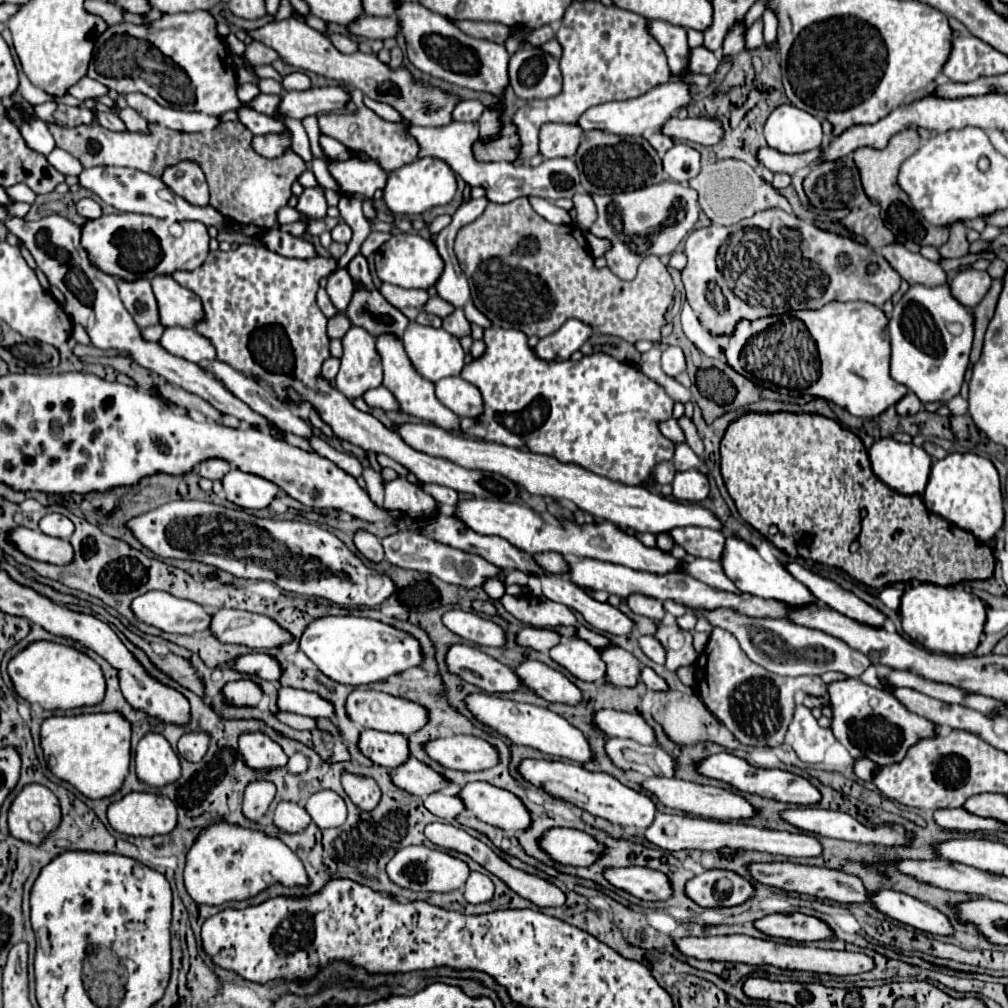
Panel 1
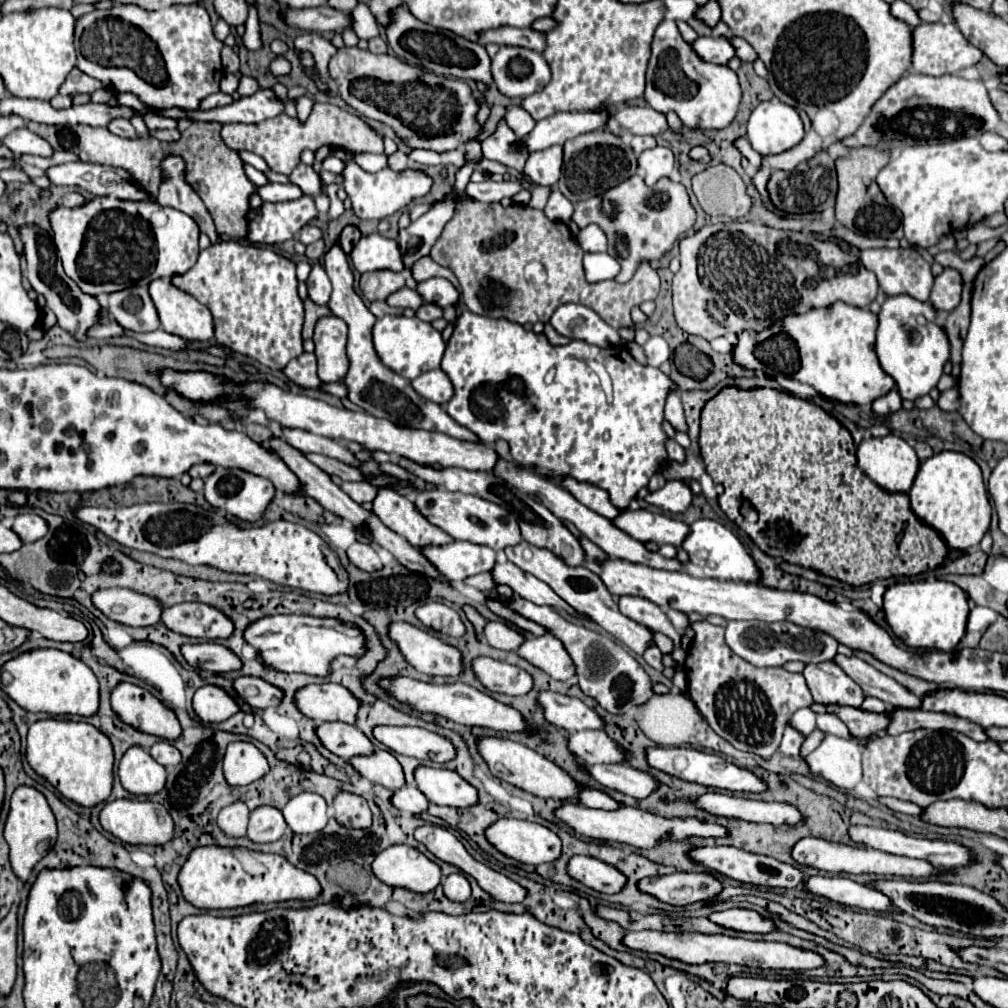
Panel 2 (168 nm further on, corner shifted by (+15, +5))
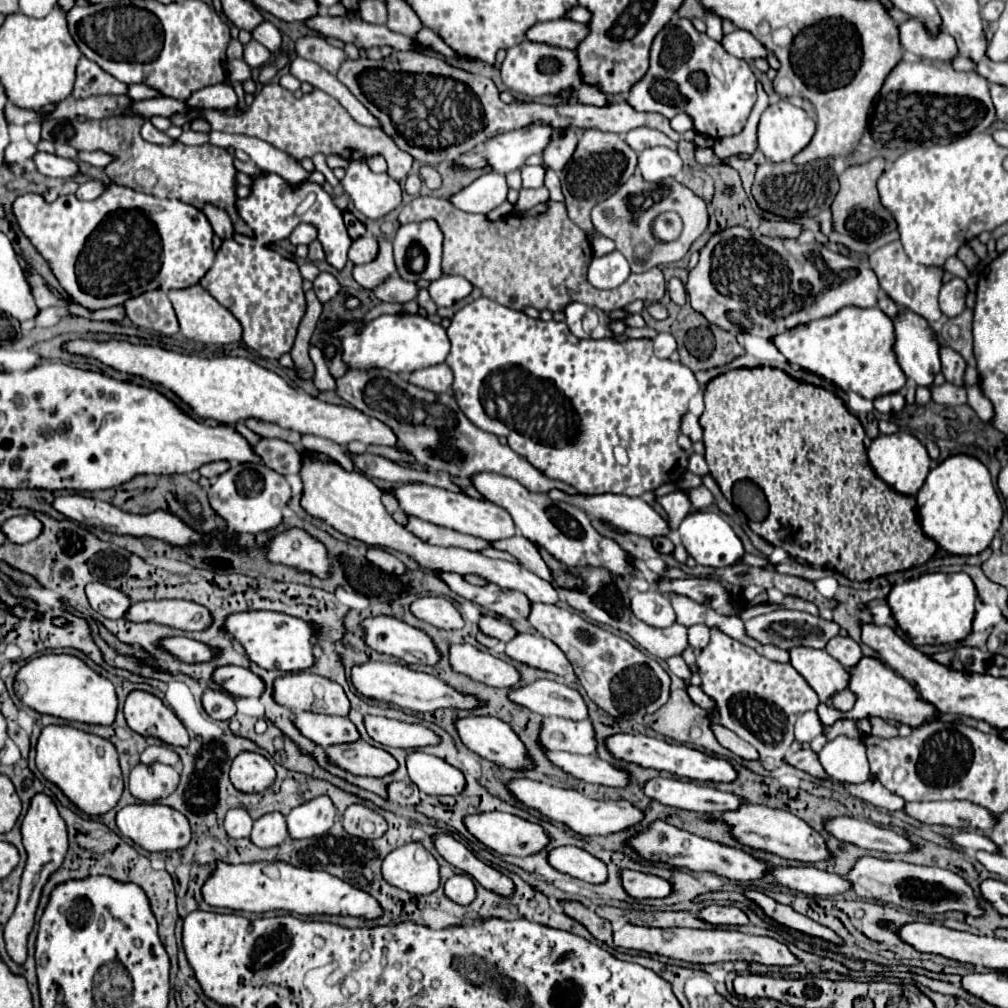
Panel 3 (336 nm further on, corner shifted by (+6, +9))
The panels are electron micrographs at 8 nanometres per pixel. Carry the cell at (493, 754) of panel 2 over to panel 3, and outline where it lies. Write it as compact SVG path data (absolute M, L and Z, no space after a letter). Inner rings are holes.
M467 716L455 720L461 742L481 758L509 770L531 768L527 750L509 724L491 716Z

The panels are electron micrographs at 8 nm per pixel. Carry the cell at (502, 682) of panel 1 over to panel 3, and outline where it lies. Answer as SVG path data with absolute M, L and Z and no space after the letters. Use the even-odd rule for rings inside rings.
M371 616L361 620L365 632L365 644L387 656L395 656L407 664L435 664L439 652L433 640L421 630L393 618L393 616Z

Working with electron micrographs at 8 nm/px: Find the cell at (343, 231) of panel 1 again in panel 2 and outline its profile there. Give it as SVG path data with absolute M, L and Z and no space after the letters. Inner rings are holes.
M304 226L300 230L300 242L304 242L304 244L312 244L320 238L322 238L322 230L318 226Z

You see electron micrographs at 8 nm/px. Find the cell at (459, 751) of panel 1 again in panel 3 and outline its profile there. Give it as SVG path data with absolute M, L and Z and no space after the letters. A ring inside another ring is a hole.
M365 716L363 724L367 734L383 746L417 750L439 742L439 736L421 724L405 724L383 716Z

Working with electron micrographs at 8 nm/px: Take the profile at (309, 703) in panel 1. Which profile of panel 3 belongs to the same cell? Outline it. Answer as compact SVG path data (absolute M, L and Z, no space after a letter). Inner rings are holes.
M241 666L215 668L215 672L211 674L211 680L233 696L255 696L257 698L265 690L263 680L251 670L241 668Z

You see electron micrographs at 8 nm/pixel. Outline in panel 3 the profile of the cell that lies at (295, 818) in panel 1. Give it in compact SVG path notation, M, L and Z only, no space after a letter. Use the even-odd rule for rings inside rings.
M271 812L255 820L249 840L259 848L273 848L279 846L285 838L287 838L285 818L279 812Z

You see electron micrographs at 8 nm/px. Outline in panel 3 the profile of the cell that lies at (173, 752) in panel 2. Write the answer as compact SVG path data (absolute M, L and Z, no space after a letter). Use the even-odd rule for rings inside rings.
M149 746L139 754L139 762L143 764L153 764L153 762L161 762L161 764L169 764L175 766L179 762L179 756L169 748L169 746Z

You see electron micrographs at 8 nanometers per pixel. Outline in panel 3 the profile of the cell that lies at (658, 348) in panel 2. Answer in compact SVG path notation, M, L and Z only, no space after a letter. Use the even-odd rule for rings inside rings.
M661 332L661 334L657 334L657 338L653 342L655 342L655 356L659 356L659 358L669 358L677 348L675 338L671 334Z

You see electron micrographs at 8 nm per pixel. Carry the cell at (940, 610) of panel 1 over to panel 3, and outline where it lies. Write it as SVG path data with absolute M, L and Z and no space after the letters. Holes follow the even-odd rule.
M965 572L923 574L915 580L893 586L887 596L893 618L915 646L961 642L971 632L976 600L975 584Z

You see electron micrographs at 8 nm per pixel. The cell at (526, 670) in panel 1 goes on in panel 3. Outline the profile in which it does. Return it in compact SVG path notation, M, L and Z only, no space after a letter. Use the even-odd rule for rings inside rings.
M451 644L449 664L455 672L497 688L511 688L521 678L509 662L495 658L489 652L481 652L471 644Z

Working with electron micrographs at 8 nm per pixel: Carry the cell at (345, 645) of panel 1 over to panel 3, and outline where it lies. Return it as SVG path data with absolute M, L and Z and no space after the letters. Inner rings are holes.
M235 612L225 618L223 628L245 648L249 660L265 670L277 668L283 672L301 672L313 666L311 636L315 634L315 628L301 618L281 612Z

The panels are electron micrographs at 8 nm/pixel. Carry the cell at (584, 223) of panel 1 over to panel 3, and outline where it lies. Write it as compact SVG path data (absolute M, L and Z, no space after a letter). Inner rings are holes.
M541 186L541 188L537 188L537 190L527 190L527 188L523 188L523 190L519 192L519 200L517 200L515 208L517 208L517 210L527 210L527 208L539 204L539 202L545 202L547 198L549 198L549 190L547 190L545 186Z

